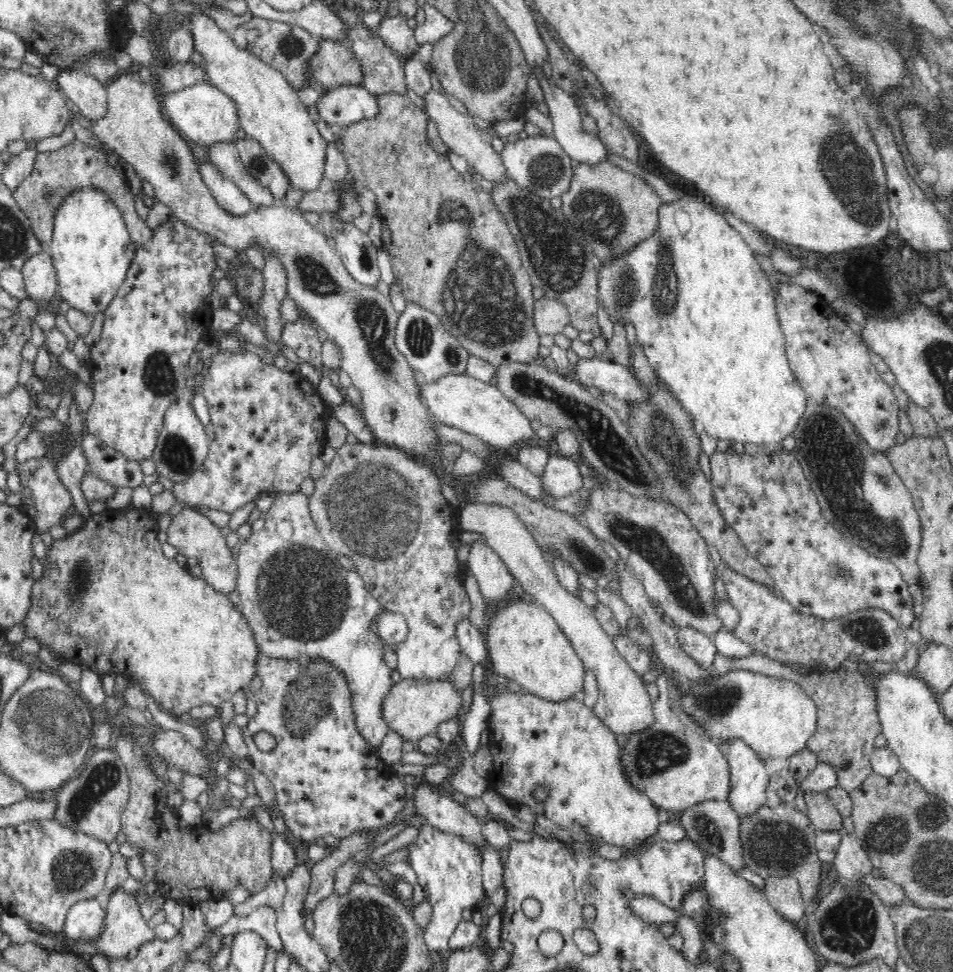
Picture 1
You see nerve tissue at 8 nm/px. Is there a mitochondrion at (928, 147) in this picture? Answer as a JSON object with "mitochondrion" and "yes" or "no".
{"mitochondrion":"no"}

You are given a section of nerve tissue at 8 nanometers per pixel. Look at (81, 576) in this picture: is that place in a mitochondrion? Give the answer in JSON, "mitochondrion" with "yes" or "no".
{"mitochondrion":"yes"}

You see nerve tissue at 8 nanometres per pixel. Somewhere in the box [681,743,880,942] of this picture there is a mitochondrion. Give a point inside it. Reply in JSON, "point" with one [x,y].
{"point":[776,843]}

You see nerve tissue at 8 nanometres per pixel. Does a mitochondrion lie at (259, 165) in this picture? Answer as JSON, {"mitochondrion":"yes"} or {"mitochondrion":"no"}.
{"mitochondrion":"yes"}

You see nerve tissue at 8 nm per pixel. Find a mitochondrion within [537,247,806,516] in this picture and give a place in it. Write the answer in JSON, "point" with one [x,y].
{"point":[667,433]}

